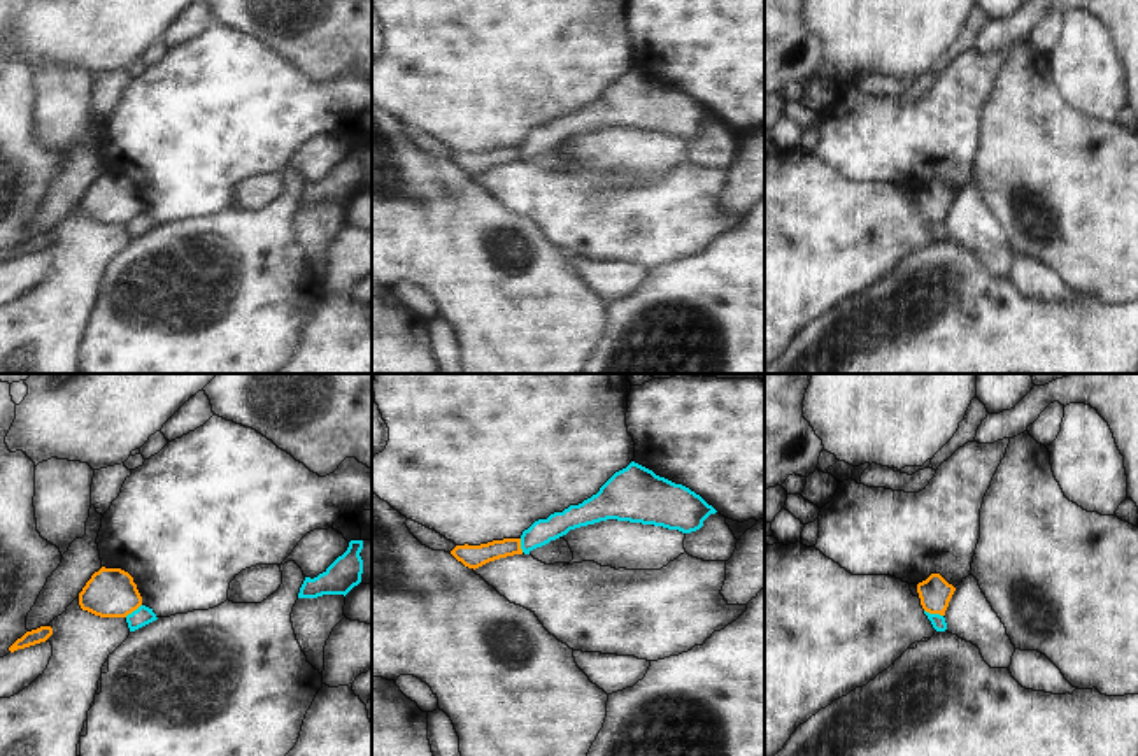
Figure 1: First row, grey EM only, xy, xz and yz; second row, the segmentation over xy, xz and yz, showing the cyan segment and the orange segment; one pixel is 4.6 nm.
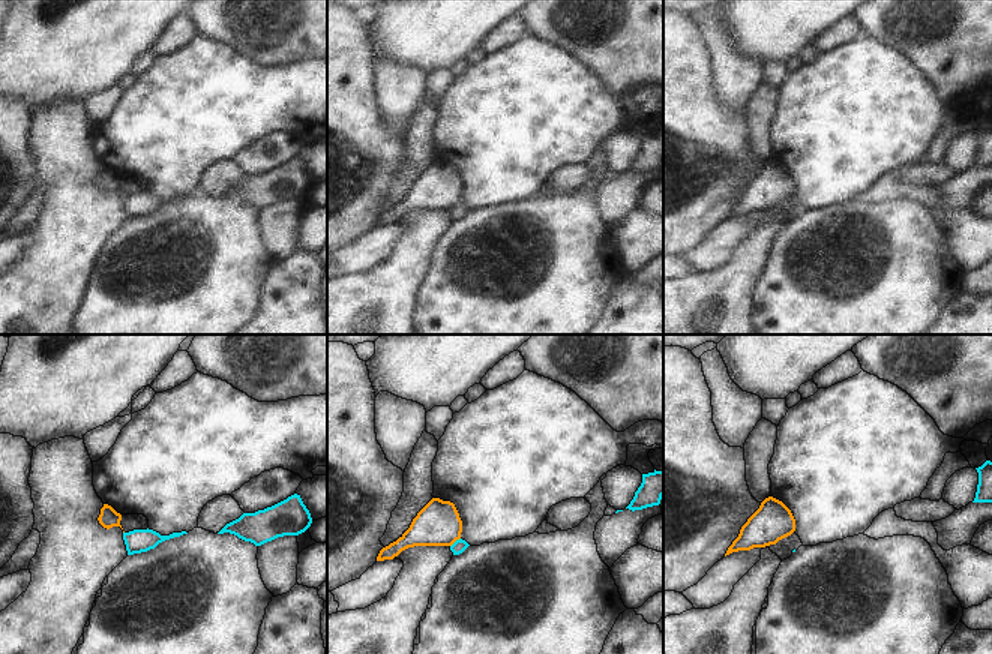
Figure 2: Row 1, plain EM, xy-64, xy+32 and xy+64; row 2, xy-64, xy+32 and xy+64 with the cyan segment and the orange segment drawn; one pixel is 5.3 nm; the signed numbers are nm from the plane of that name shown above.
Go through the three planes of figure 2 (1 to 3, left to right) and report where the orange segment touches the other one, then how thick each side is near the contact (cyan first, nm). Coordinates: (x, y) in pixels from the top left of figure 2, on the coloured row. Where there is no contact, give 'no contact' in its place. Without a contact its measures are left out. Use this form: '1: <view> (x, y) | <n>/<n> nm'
1: no contact
2: xy+32 (455, 542) | 70/240 nm
3: no contact

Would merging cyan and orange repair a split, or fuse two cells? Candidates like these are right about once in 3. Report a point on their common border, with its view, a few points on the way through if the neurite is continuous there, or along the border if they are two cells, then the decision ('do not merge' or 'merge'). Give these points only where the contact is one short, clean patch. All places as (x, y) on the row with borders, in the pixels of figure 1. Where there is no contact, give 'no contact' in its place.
yz (933, 614) | along yz (924, 609), (942, 616) | do not merge

